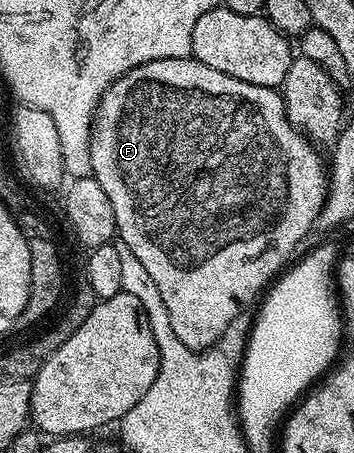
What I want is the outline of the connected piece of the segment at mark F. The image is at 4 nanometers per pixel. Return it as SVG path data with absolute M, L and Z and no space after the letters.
M193 56L141 64L122 74L101 96L95 109L95 119L91 122L91 174L97 184L105 188L109 204L113 204L118 241L127 246L137 260L141 260L142 266L149 271L149 277L157 283L157 292L161 292L161 300L165 300L165 312L169 312L169 324L173 324L173 332L177 332L181 344L190 350L202 352L212 349L218 343L215 341L234 324L235 317L255 297L258 299L272 279L288 265L287 257L302 244L303 237L311 229L316 229L323 201L327 199L329 170L325 158L318 154L320 151L313 149L308 139L287 119L287 109L278 89L245 84L233 76L225 76L225 72L217 72L217 68L209 68L209 64L201 64Z

